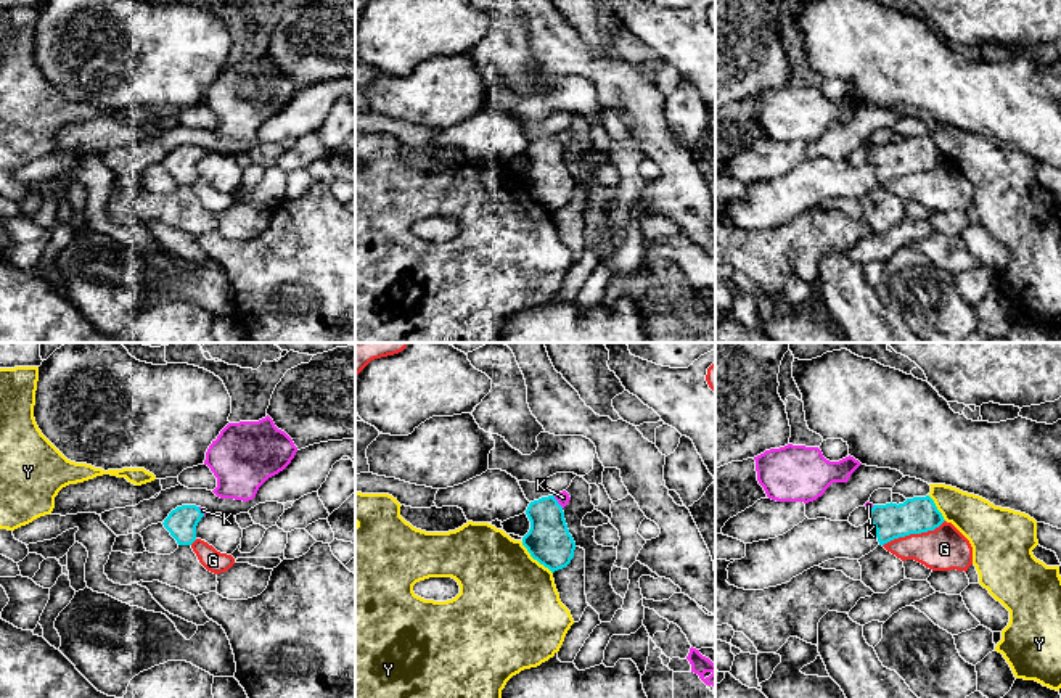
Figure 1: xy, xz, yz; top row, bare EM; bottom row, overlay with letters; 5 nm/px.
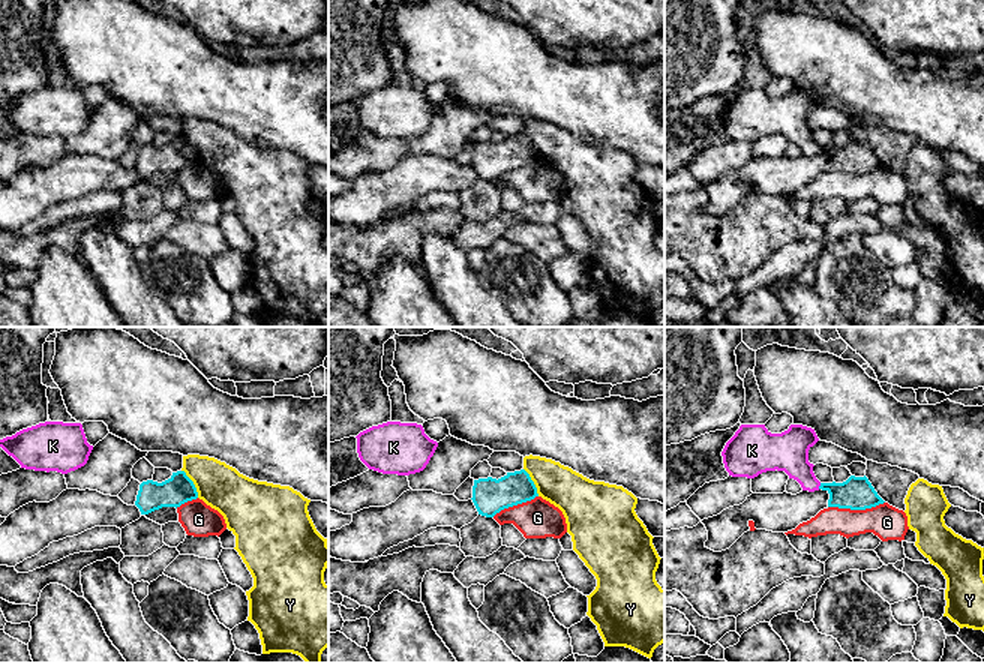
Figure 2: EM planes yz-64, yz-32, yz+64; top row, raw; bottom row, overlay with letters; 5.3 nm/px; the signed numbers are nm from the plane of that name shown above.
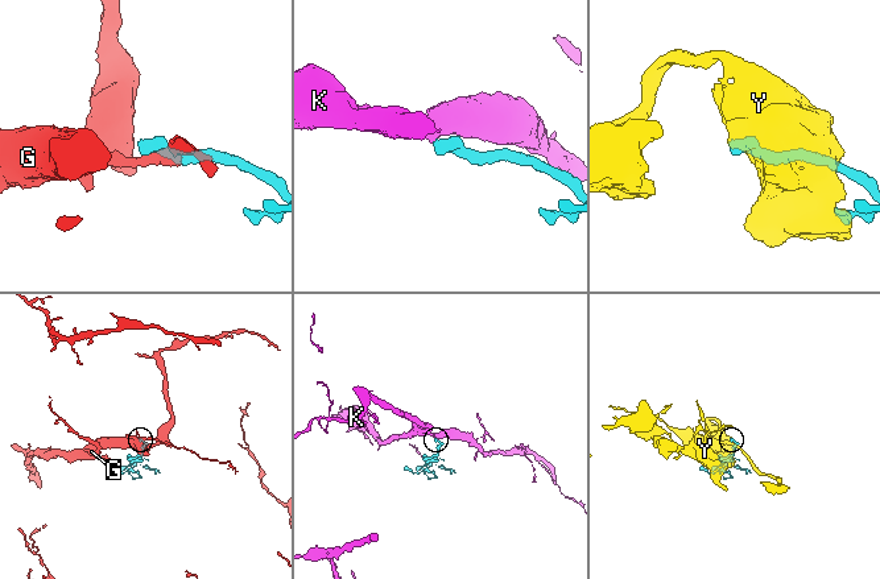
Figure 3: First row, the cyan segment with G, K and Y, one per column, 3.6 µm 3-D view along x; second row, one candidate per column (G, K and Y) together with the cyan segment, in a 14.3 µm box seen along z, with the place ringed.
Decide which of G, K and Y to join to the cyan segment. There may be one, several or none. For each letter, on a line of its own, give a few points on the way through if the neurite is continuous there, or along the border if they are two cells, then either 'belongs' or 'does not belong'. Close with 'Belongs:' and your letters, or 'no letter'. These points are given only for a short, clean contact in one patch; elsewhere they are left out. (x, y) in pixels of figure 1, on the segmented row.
G: does not belong
K: runs through xz (548, 541), (548, 510), (557, 502), (563, 497); belongs
Y: border along xz (521, 542), (552, 573); does not belong
Belongs: K

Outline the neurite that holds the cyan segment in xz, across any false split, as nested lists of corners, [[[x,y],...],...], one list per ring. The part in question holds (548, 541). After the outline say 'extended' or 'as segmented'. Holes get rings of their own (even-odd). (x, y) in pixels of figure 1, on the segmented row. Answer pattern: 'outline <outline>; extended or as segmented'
outline [[[563,491],[530,502],[526,510],[530,529],[522,537],[522,545],[551,573],[566,568],[574,558],[576,542],[563,511],[569,500],[569,494]]]; extended

